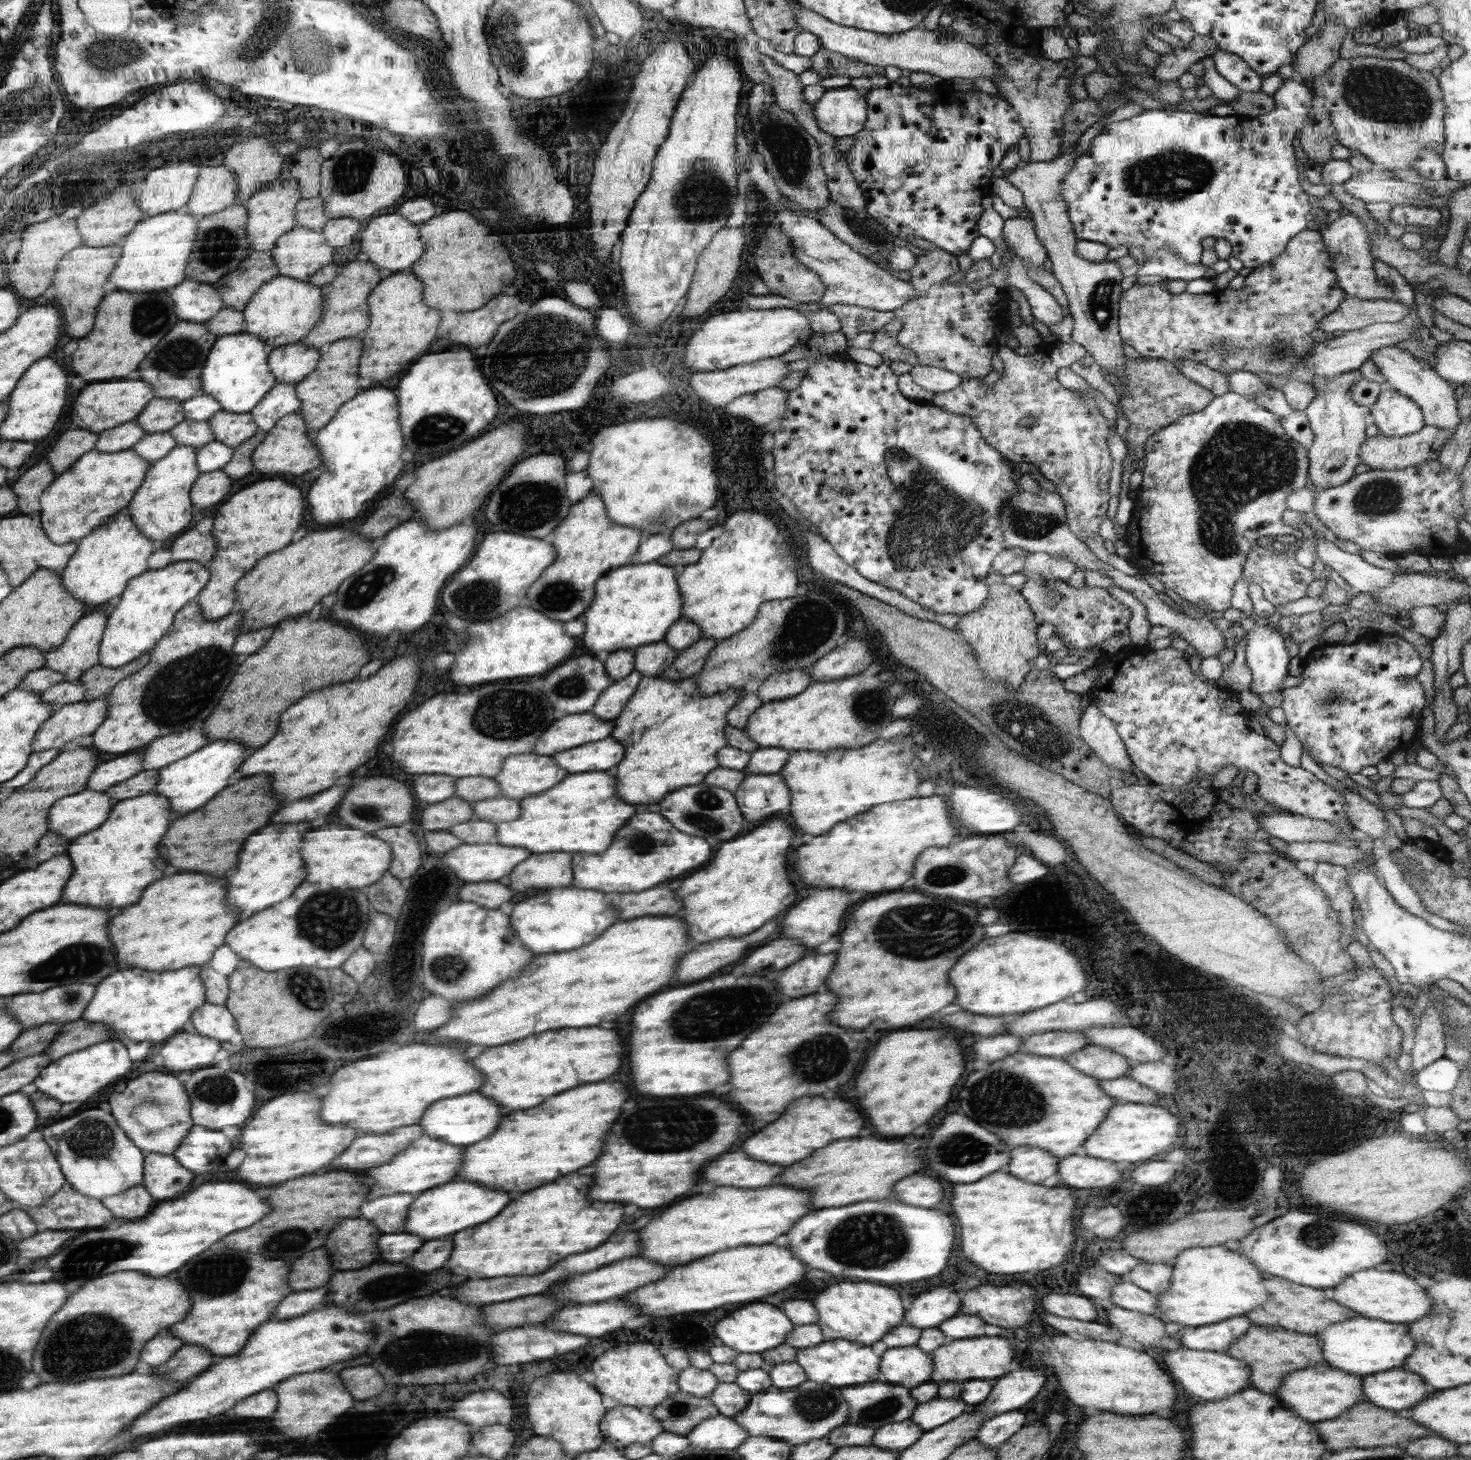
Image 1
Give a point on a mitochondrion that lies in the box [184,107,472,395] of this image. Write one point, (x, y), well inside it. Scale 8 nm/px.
(218, 241)

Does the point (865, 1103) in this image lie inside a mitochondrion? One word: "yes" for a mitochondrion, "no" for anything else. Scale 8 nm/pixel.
no

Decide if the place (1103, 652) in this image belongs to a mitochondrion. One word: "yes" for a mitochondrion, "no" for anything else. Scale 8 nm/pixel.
no

